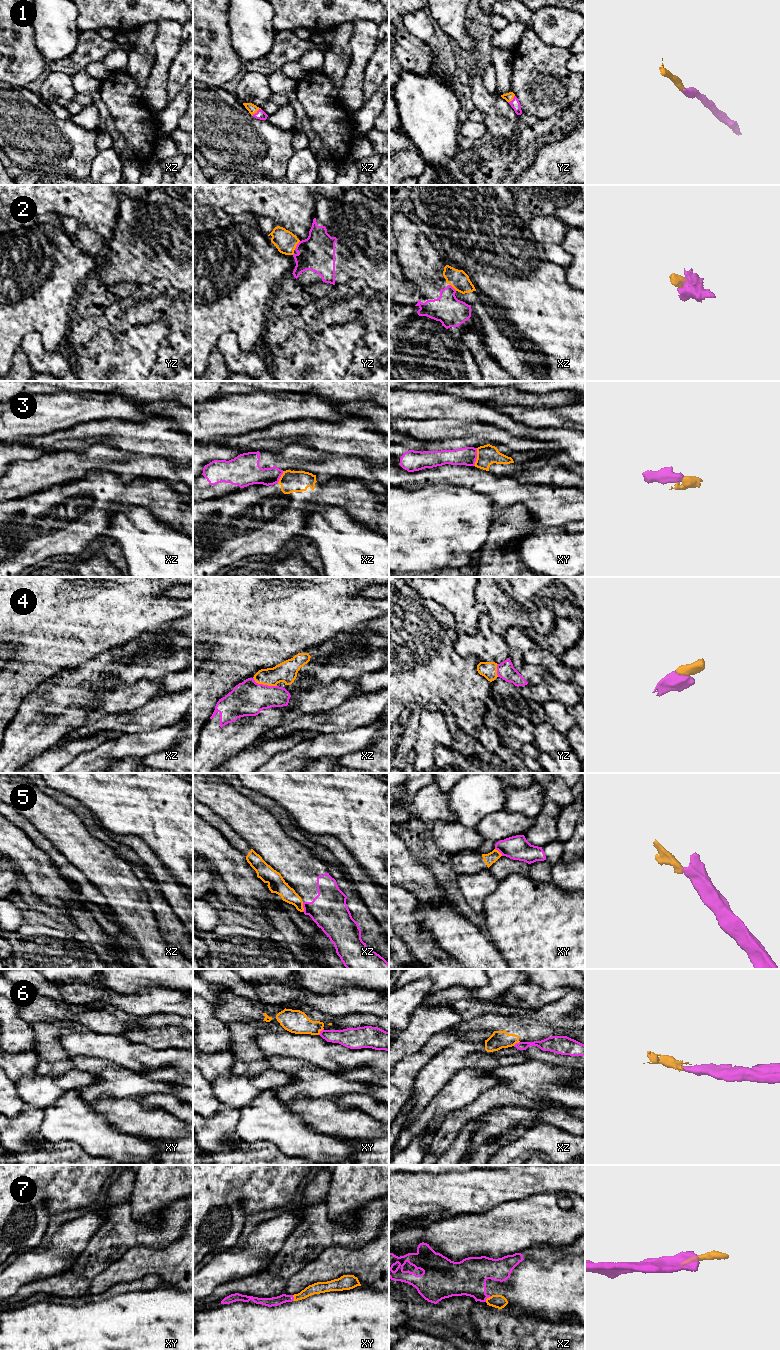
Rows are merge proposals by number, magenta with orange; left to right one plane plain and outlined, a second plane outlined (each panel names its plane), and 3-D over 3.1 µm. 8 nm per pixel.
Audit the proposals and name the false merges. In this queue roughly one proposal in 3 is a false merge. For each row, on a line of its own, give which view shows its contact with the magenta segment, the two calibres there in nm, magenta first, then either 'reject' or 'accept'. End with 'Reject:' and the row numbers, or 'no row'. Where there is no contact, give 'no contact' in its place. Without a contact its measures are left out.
1: xz | 70/70 nm | accept
2: yz | 280/180 nm | accept
3: xy | 150/160 nm | reject
4: xz | 280/170 nm | accept
5: xz | 300/120 nm | reject
6: xy | 160/190 nm | reject
7: xz | 300/110 nm | accept
Reject: 3, 5, 6

